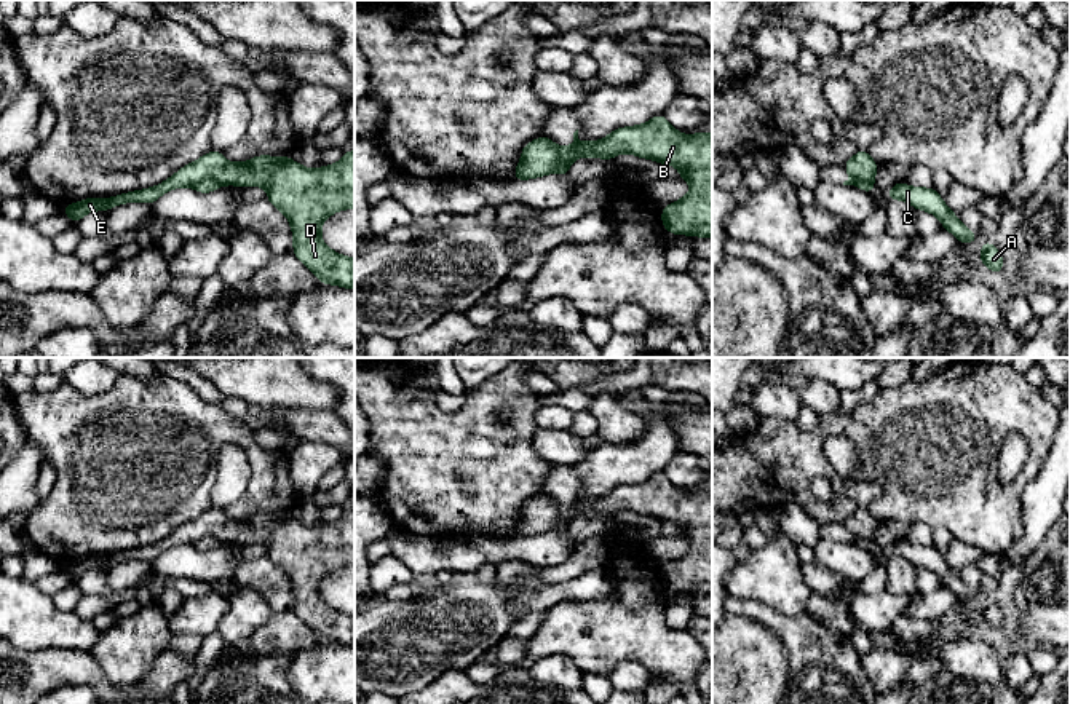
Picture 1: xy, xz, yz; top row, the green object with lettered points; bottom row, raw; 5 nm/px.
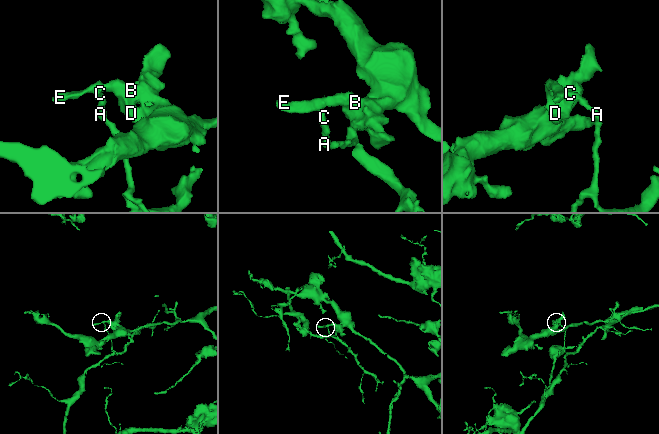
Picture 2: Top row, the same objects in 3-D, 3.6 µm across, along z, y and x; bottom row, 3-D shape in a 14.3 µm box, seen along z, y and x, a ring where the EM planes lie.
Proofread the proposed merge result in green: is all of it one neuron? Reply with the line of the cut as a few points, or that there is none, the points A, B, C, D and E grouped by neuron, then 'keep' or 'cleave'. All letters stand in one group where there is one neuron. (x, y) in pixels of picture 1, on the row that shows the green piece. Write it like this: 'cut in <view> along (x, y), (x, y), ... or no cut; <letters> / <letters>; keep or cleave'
cut in xy along (221, 184), (213, 179), (202, 179), (194, 187); A C / B D E; cleave

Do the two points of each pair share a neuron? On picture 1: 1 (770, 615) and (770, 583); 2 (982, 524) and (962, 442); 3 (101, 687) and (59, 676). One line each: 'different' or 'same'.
1: different
2: same
3: same

